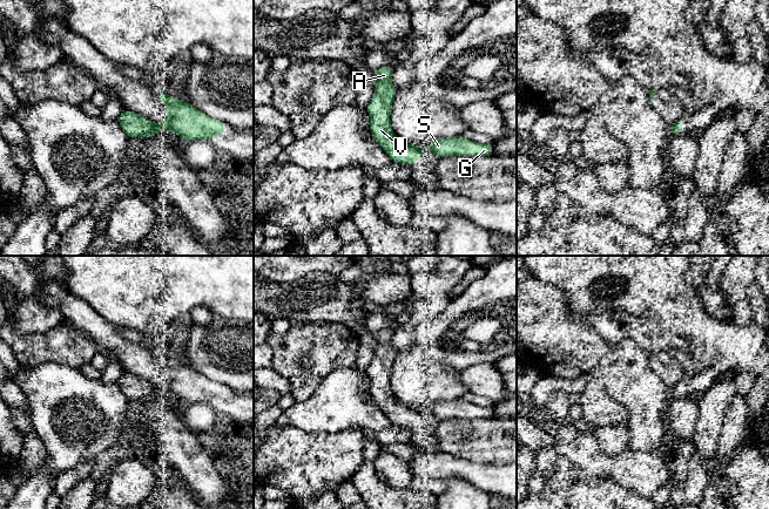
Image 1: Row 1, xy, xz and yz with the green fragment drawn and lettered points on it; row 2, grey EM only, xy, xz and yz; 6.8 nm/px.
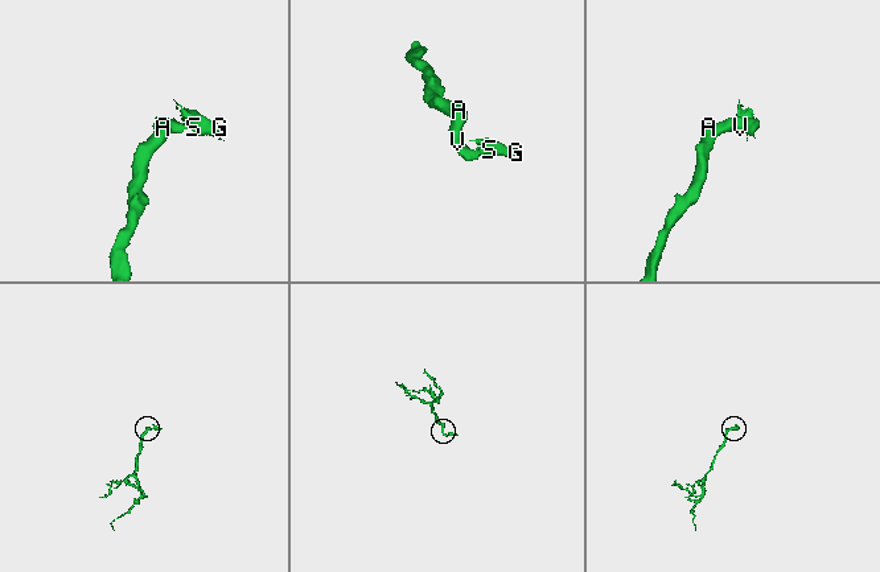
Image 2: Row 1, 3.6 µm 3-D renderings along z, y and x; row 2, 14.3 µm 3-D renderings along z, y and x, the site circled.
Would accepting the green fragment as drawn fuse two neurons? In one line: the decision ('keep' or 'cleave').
cleave

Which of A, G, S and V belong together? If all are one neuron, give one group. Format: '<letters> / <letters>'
A V / G S

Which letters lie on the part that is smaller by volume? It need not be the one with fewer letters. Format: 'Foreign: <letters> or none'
Foreign: G, S

